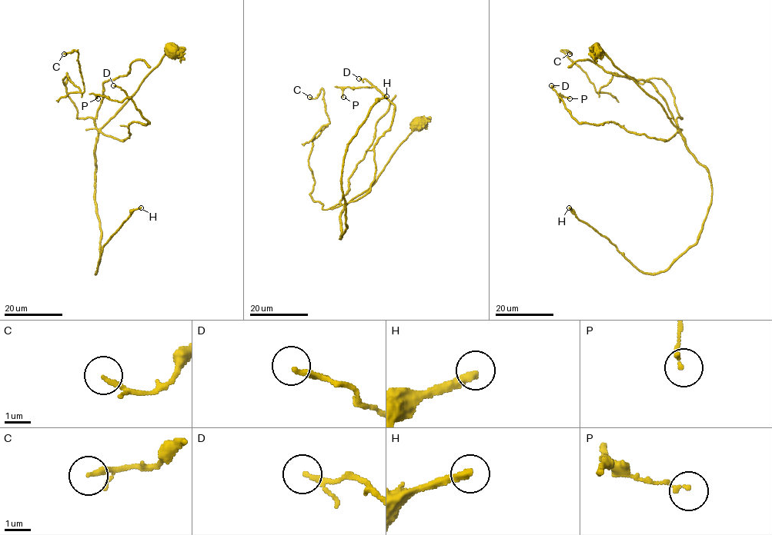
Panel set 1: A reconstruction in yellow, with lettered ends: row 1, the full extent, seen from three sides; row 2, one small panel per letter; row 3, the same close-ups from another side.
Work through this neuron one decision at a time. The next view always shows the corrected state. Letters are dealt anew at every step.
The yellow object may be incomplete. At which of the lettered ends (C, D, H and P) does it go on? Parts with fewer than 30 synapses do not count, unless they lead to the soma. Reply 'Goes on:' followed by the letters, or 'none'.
Goes on: H

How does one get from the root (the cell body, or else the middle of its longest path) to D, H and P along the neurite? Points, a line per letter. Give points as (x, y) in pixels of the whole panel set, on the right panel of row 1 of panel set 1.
D: (597, 53), (603, 53), (660, 104), (676, 129), (670, 138), (629, 132), (614, 122), (579, 123), (551, 85)
H: (597, 53), (660, 104), (708, 173), (711, 203), (698, 240), (656, 274), (636, 269), (569, 207)
P: (597, 53), (653, 97), (676, 131), (662, 140), (614, 122), (579, 123), (559, 101), (560, 95), (569, 98)

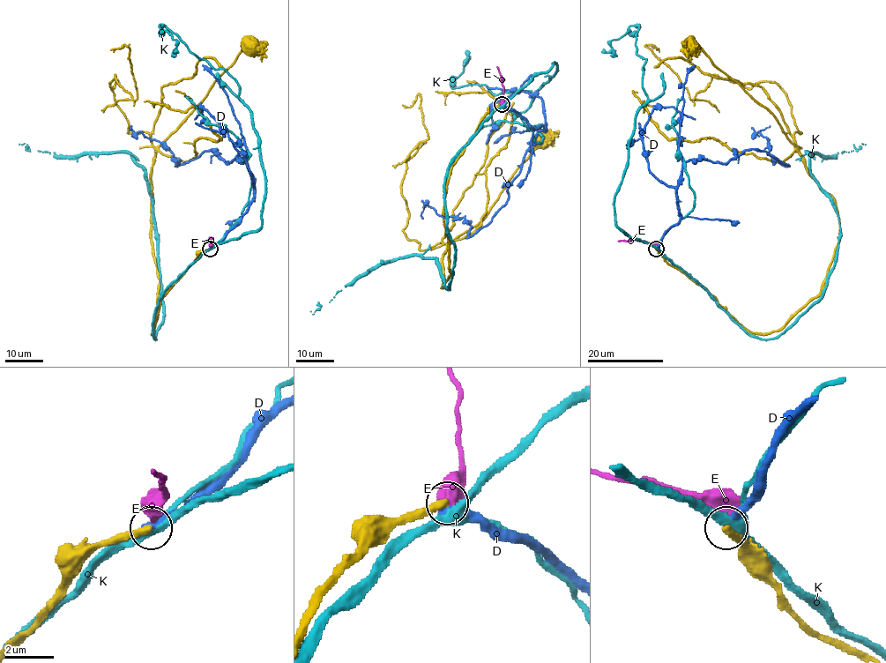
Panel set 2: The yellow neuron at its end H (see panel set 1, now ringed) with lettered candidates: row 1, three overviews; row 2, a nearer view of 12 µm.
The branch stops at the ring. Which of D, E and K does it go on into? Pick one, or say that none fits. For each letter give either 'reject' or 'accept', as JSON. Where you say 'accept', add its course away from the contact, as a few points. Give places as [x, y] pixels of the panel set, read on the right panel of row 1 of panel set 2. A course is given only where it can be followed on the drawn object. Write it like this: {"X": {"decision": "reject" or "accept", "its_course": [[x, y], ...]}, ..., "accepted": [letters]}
{"D": {"decision": "reject"}, "E": {"decision": "reject"}, "K": {"decision": "reject"}, "accepted": []}

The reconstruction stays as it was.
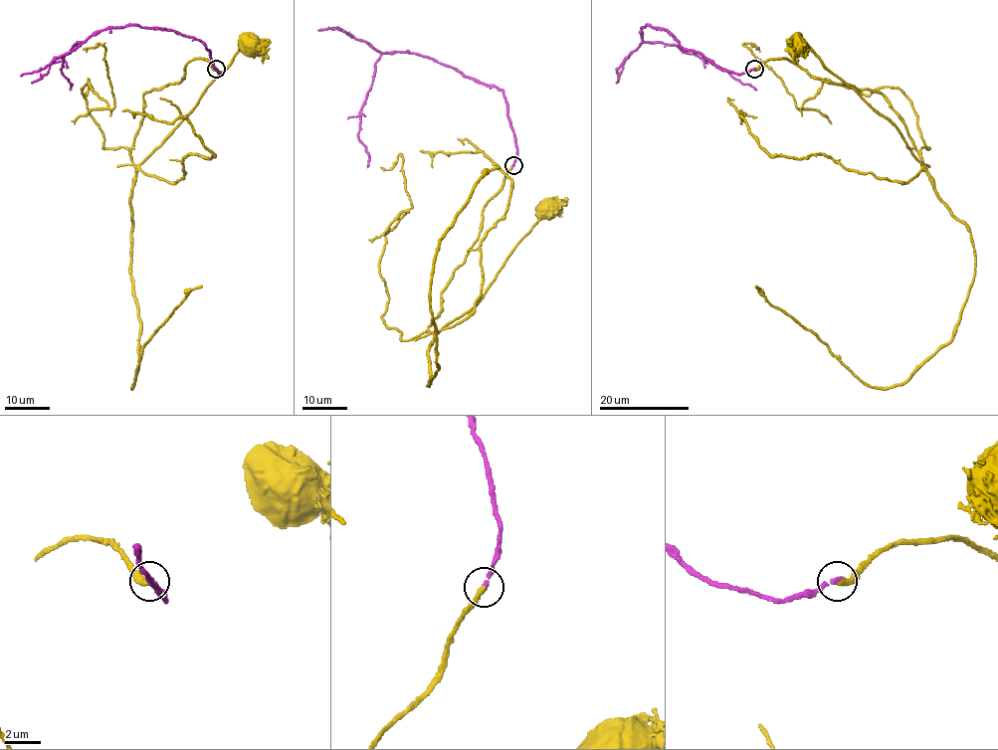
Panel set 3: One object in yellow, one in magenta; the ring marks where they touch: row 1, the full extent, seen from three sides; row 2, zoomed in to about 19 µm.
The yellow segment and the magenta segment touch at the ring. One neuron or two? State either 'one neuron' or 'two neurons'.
one neuron

